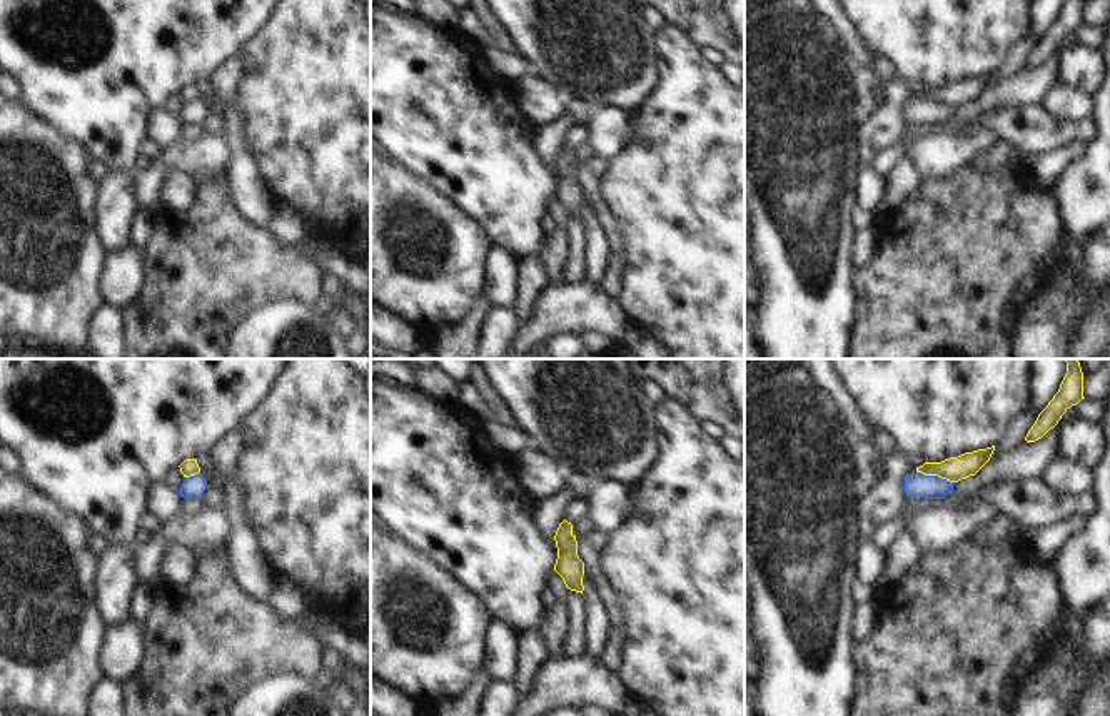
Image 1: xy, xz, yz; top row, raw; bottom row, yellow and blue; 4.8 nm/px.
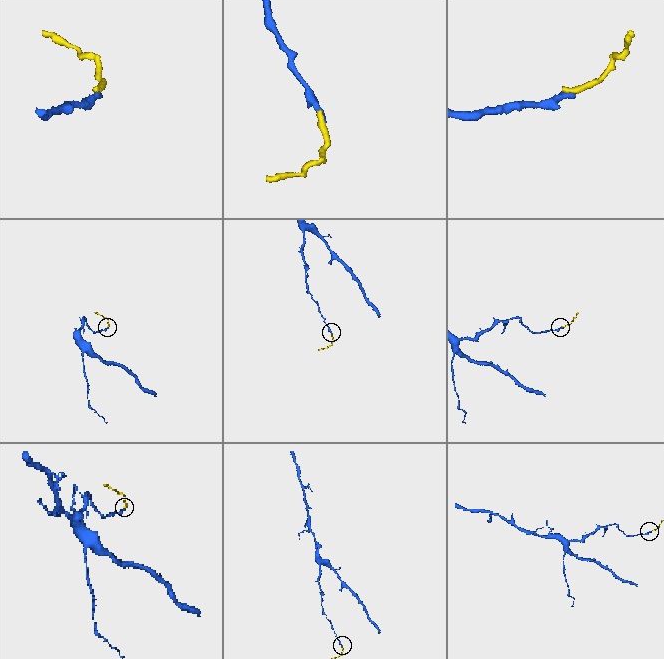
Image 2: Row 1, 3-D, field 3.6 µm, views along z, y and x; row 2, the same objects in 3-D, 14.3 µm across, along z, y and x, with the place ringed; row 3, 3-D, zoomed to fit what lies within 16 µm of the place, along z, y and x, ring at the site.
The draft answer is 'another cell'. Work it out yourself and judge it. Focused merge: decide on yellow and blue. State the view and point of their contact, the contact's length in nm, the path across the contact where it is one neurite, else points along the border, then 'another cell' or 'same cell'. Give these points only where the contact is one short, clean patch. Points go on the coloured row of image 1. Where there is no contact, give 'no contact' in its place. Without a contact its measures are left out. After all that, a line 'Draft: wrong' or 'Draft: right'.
yz (935, 474) | 190 nm | along yz (917, 471), (927, 476), (940, 476), (952, 483) | another cell
Draft: right

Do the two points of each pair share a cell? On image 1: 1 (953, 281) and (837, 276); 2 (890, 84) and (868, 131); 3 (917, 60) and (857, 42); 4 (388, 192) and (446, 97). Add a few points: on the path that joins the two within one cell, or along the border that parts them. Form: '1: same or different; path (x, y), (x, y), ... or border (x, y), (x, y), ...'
1: different; border (853, 269), (857, 314)
2: same; path (892, 95), (892, 109), (880, 121)
3: different; border (848, 17), (872, 55), (882, 65)
4: different; border (391, 159), (424, 179), (436, 191)

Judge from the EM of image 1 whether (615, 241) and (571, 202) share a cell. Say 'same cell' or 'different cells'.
different cells

